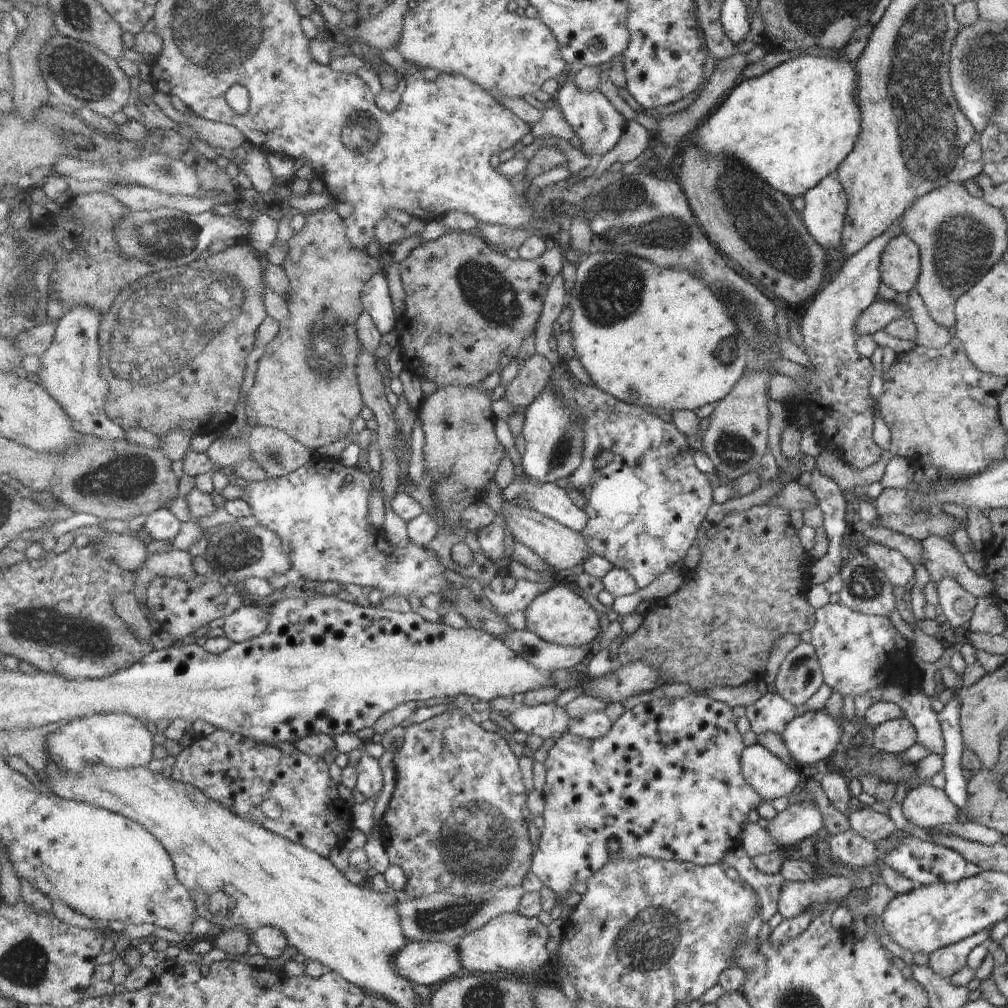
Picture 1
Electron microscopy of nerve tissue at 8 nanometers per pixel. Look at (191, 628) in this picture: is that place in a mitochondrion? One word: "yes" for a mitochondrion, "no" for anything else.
no

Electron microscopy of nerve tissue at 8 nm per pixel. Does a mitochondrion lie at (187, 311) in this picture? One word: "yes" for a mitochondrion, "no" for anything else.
yes

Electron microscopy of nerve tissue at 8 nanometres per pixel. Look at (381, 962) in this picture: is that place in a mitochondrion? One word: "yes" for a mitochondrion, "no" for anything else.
no

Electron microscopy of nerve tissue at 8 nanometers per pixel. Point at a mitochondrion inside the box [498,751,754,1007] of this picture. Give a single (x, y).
(649, 943)

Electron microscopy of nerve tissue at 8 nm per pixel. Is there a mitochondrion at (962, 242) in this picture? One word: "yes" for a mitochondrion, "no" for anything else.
yes

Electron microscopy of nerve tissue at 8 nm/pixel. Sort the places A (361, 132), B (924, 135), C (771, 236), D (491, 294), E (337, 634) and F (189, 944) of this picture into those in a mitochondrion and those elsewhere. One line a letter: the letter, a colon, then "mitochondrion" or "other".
A: mitochondrion
B: mitochondrion
C: mitochondrion
D: mitochondrion
E: other
F: other

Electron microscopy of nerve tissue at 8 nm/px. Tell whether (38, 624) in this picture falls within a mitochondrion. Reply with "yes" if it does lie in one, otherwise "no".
yes

